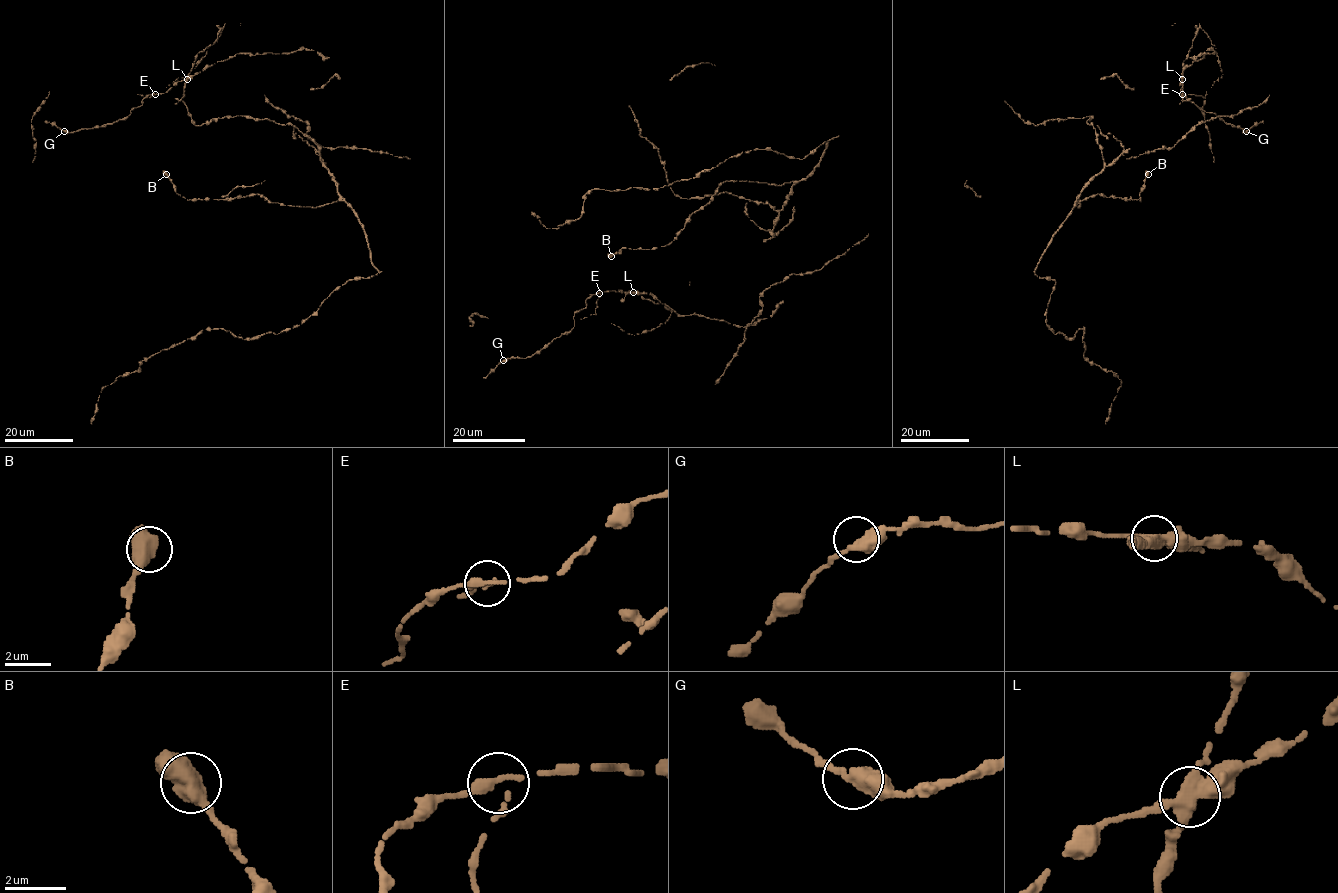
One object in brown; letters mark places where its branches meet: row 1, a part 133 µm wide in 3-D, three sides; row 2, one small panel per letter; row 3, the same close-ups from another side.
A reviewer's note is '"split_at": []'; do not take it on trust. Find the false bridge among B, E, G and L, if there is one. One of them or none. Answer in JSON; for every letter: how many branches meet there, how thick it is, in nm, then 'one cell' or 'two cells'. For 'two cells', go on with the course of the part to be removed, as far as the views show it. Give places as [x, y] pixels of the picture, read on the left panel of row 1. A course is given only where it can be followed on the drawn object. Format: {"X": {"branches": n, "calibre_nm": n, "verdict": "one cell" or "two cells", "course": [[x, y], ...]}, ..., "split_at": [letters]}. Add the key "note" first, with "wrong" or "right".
{"note": "wrong", "B": {"branches": 2, "calibre_nm": 460, "verdict": "one cell"}, "E": {"branches": 3, "calibre_nm": 220, "verdict": "one cell"}, "G": {"branches": 2, "calibre_nm": 400, "verdict": "one cell"}, "L": {"branches": 3, "calibre_nm": 460, "verdict": "two cells", "course": [[187, 78], [196, 55], [214, 43], [223, 28], [217, 41], [209, 46], [188, 74], [166, 87]]}, "split_at": ["L"]}

